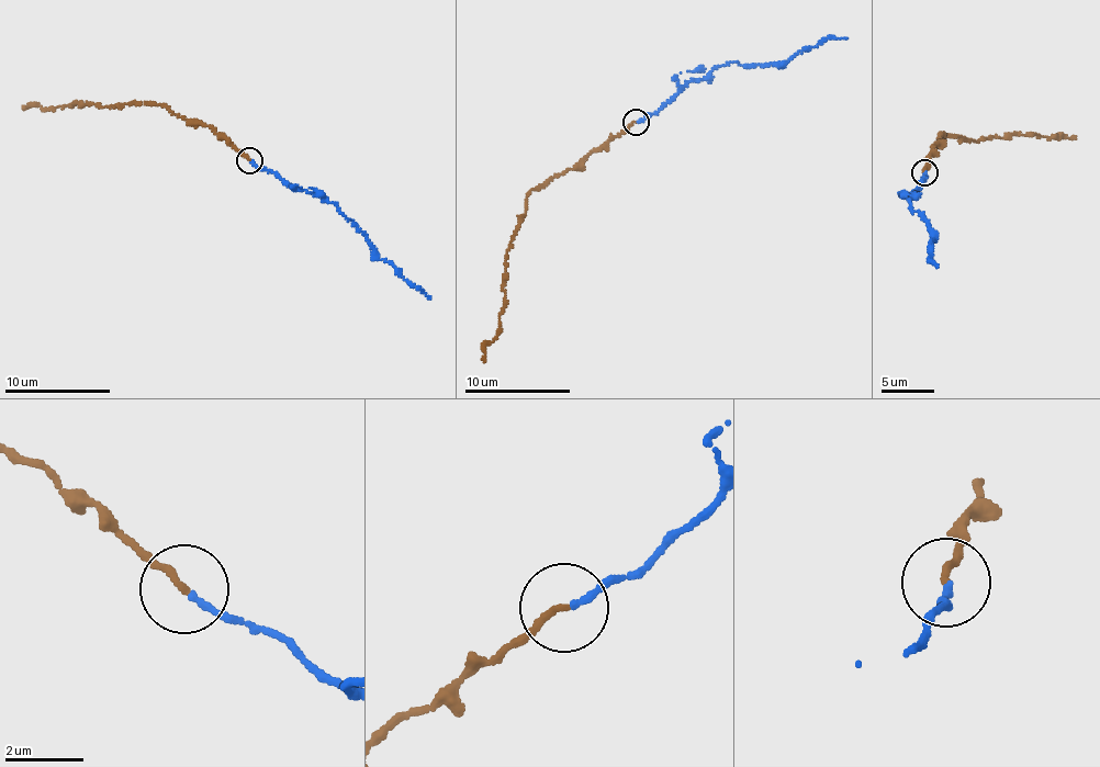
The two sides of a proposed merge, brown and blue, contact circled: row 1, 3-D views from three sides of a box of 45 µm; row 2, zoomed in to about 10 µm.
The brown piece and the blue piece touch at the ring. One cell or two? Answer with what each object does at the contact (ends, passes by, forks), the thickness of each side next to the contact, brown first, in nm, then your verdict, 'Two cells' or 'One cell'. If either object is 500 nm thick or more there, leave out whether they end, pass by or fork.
At the ring brown ends. At the ring blue ends. Thickness 170 nm (brown) against 160 nm. Two cells

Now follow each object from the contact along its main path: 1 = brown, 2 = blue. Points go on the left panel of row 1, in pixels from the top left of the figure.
1: (250, 159), (206, 125), (192, 124), (159, 104), (68, 105), (49, 110), (23, 106)
2: (250, 162), (335, 205), (354, 220), (379, 257), (430, 299)

